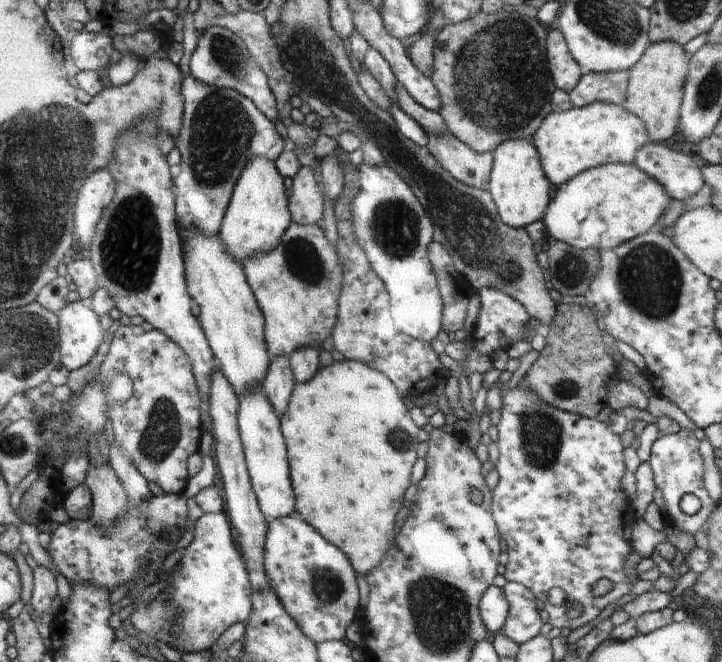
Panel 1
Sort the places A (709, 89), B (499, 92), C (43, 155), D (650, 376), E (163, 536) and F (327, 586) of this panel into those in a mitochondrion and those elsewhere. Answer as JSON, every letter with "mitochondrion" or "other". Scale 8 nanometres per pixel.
{"A":"mitochondrion","B":"mitochondrion","C":"mitochondrion","D":"other","E":"other","F":"mitochondrion"}

